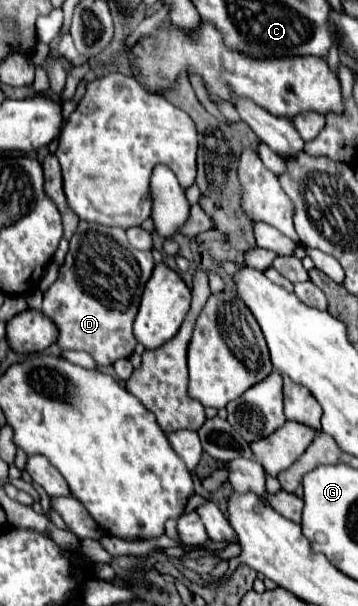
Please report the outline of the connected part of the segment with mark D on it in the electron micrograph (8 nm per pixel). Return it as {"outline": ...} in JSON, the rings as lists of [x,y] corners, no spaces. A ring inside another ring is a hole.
{"outline":[[[81,220],[77,232],[71,238],[65,262],[59,268],[59,276],[43,296],[43,314],[49,316],[59,328],[57,344],[63,350],[83,350],[91,354],[99,366],[111,366],[119,358],[129,358],[137,344],[133,336],[133,320],[137,316],[141,294],[147,280],[151,278],[153,268],[155,262],[151,252],[133,248],[125,236],[125,230]]]}

